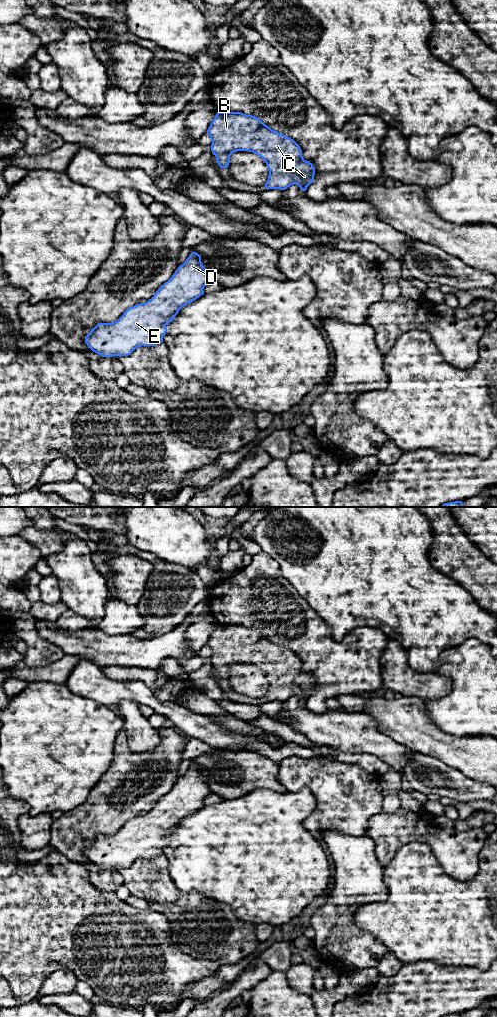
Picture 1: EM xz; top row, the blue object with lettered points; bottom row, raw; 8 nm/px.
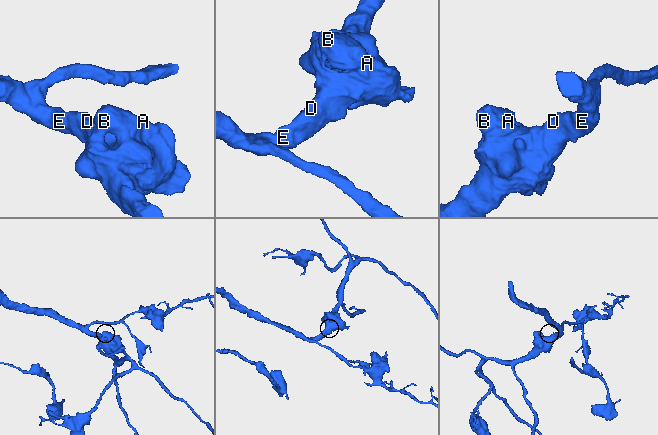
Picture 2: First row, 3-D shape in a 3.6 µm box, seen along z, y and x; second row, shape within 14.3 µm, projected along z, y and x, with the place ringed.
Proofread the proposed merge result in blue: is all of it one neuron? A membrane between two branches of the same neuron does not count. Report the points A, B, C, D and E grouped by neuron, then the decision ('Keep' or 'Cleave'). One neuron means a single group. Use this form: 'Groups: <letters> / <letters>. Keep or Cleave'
Groups: A B C D E. Keep

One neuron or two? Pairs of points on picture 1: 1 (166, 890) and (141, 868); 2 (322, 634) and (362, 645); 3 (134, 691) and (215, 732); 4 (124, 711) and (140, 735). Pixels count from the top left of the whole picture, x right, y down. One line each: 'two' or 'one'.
1: one
2: one
3: one
4: one

